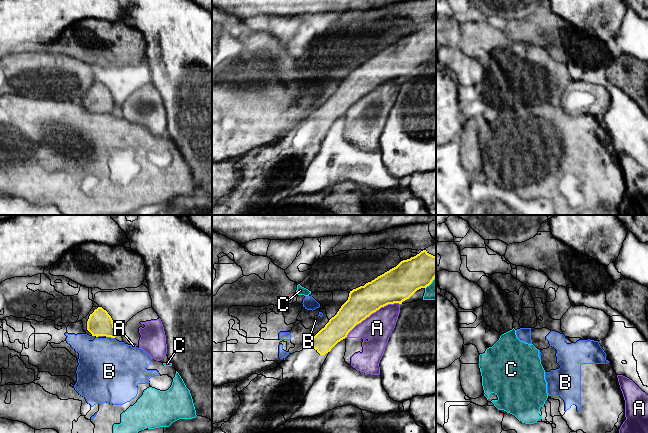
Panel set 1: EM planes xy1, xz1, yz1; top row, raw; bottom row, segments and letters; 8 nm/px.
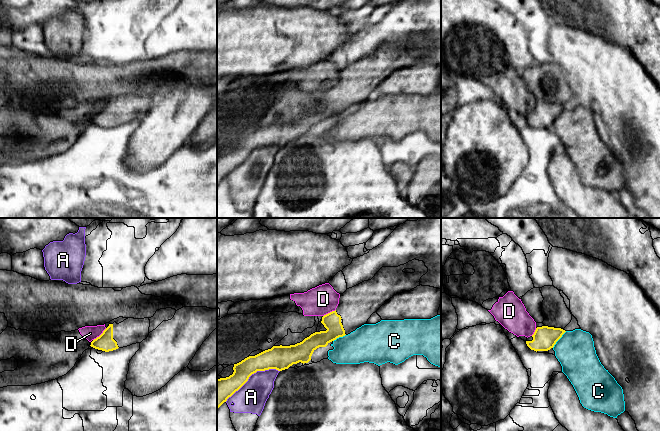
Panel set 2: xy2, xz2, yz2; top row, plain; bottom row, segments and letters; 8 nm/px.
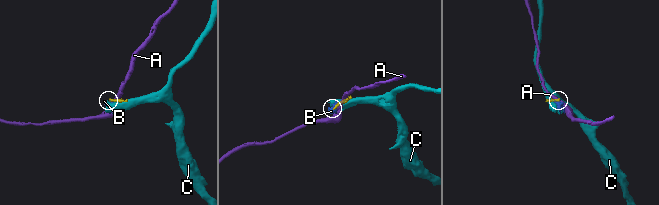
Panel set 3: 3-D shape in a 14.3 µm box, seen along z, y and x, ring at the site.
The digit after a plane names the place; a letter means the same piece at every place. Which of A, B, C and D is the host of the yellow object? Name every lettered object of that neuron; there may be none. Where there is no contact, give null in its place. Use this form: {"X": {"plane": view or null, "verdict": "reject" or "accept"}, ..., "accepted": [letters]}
{"A": {"plane": "xz1", "verdict": "reject"}, "B": {"plane": "xy1", "verdict": "reject"}, "C": {"plane": "yz2", "verdict": "reject"}, "D": {"plane": "xy2", "verdict": "reject"}, "accepted": []}

